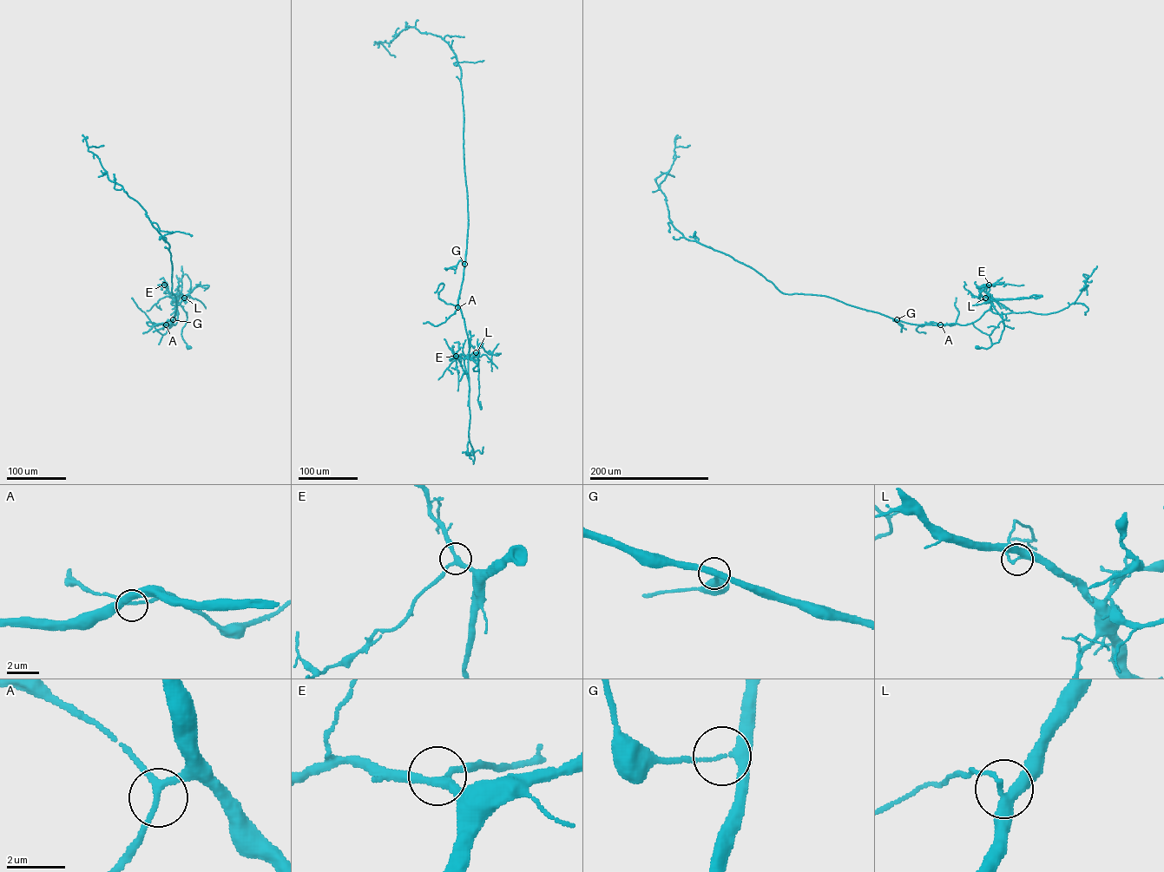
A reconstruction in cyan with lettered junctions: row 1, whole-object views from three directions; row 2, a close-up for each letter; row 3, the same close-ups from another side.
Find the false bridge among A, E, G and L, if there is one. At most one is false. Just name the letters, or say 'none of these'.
none of these

